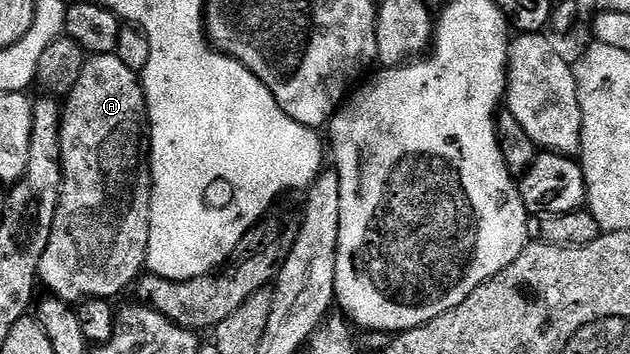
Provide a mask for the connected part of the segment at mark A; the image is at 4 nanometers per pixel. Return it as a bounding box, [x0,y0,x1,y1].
[38,53,150,304]

